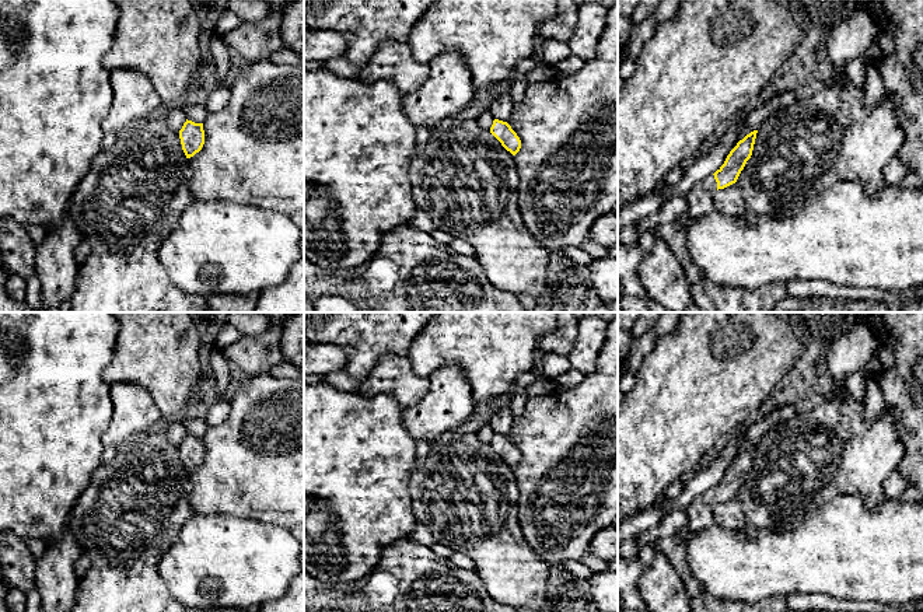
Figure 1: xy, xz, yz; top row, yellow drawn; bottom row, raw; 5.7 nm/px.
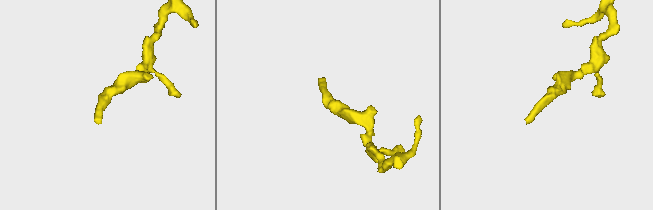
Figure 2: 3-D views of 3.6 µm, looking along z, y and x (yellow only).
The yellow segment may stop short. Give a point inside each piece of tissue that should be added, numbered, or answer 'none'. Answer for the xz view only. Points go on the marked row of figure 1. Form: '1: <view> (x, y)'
none

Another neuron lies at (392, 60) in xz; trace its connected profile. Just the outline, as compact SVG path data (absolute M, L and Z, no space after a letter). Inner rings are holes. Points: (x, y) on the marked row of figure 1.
M384 41L361 69L359 78L366 84L388 80L402 95L420 88L430 67L413 59L409 43Z

